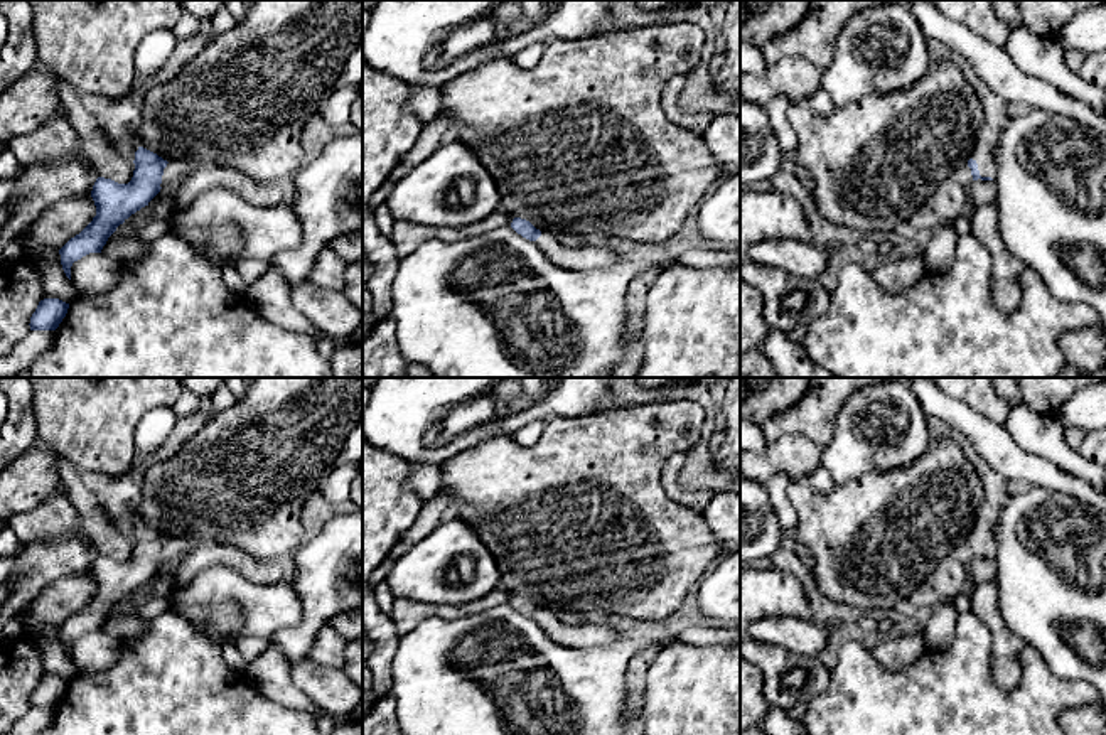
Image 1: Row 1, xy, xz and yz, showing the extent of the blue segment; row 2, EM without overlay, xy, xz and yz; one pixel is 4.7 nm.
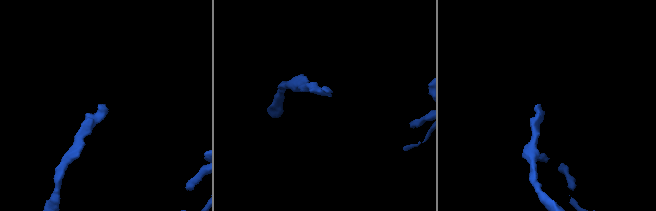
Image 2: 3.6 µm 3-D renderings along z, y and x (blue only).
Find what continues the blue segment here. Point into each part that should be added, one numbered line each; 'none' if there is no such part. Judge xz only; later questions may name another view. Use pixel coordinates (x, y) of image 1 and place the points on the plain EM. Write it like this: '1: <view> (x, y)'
1: xz (574, 636)

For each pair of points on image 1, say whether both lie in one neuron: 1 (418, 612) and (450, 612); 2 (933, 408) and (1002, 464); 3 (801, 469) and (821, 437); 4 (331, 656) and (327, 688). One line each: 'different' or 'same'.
1: same
2: same
3: different
4: different

